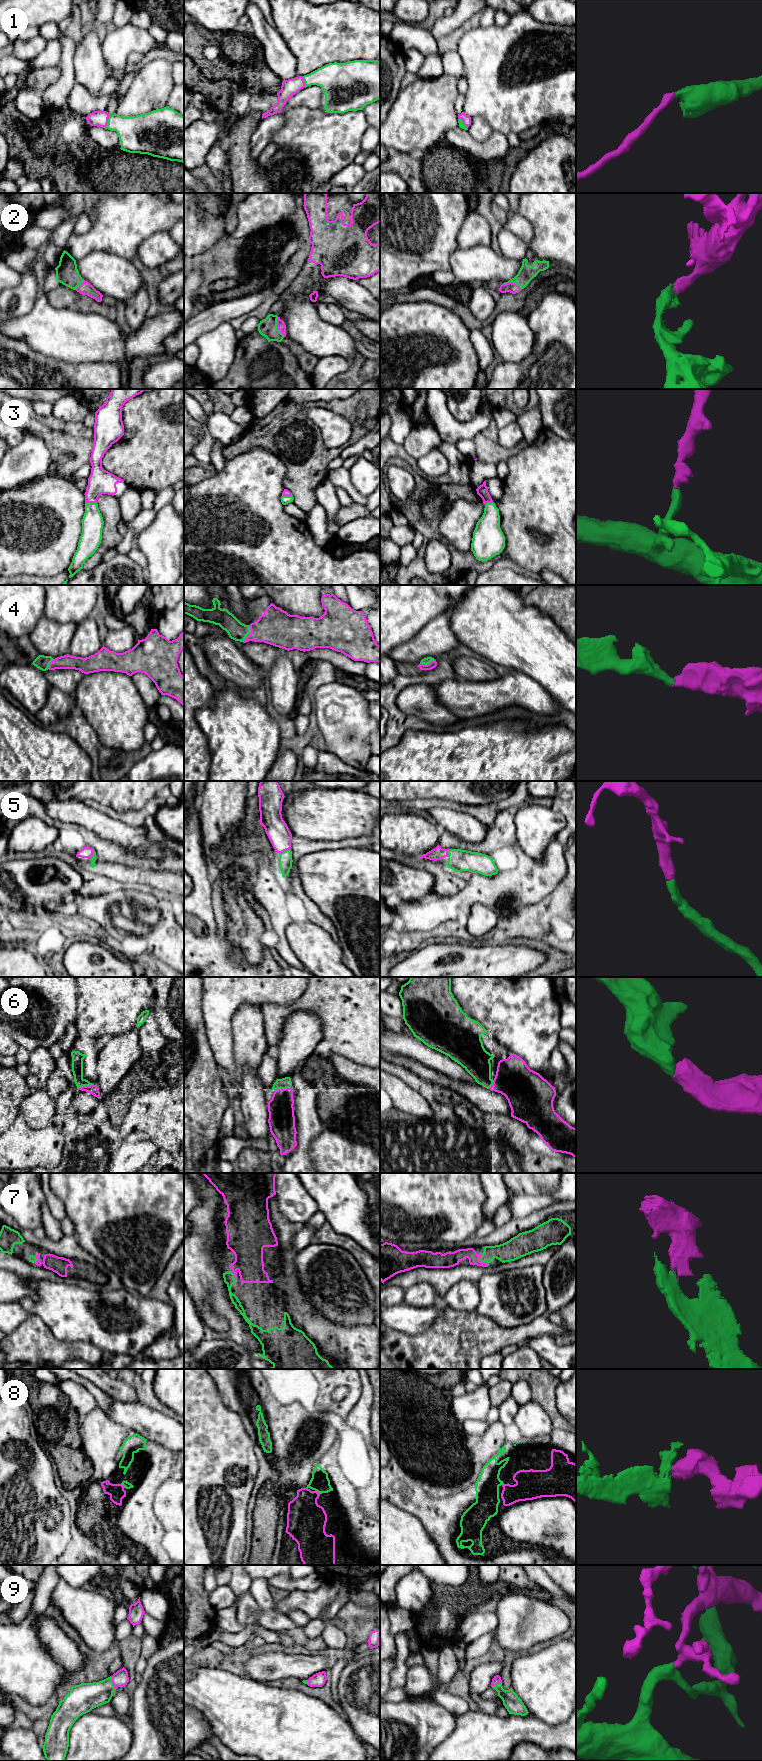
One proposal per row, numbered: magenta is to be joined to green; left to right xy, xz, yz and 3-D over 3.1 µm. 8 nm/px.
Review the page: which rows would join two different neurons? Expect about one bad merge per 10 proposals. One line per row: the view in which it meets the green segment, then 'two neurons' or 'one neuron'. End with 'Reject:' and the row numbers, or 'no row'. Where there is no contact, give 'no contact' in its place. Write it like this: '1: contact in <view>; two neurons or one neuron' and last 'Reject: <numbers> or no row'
1: contact in yz; one neuron
2: contact in xz; one neuron
3: contact in xy; one neuron
4: contact in xz; one neuron
5: contact in xz; one neuron
6: contact in xz; one neuron
7: contact in yz; one neuron
8: contact in xz; one neuron
9: contact in xy; one neuron
Reject: no row

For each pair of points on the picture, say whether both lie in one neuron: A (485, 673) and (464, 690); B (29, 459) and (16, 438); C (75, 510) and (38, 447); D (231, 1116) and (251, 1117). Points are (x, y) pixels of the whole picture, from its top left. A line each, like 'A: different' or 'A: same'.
A: different
B: different
C: different
D: different

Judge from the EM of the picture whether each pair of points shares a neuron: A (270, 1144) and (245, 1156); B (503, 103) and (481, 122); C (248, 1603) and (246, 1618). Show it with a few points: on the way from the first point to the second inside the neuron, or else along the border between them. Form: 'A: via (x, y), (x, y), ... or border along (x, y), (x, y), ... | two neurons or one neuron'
A: border along (256, 1148), (244, 1147), (237, 1157) | two neurons
B: border along (471, 116), (482, 116), (493, 130) | two neurons
C: via (247, 1607), (246, 1614) | one neuron

